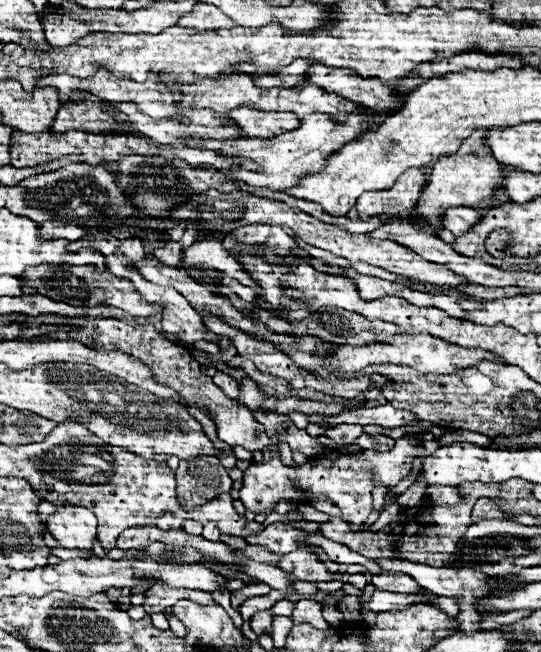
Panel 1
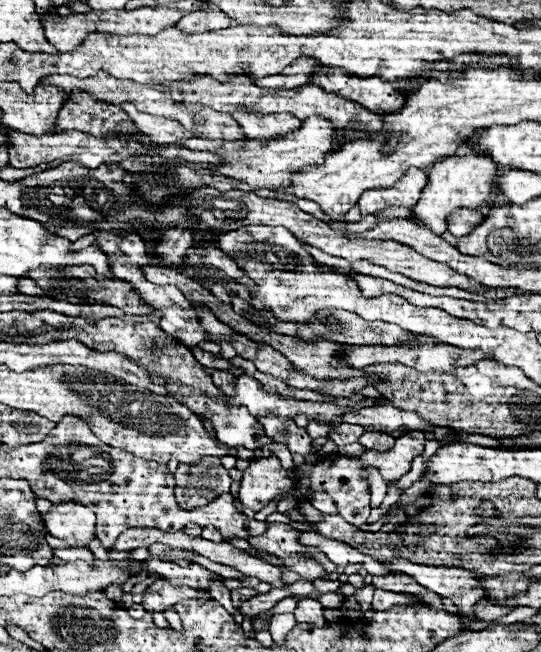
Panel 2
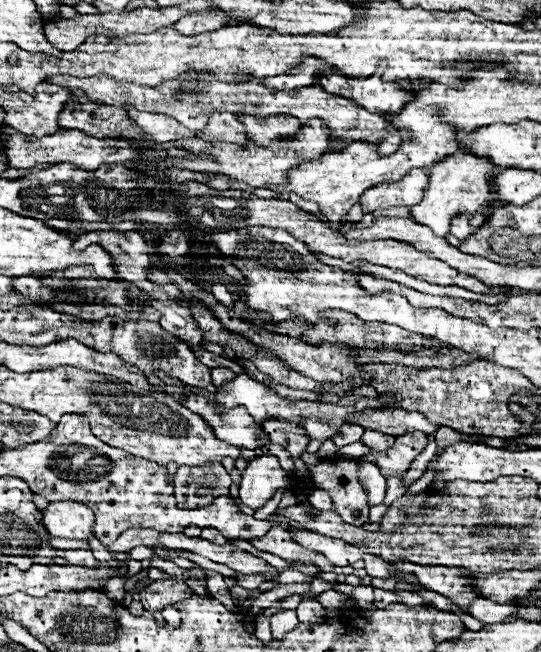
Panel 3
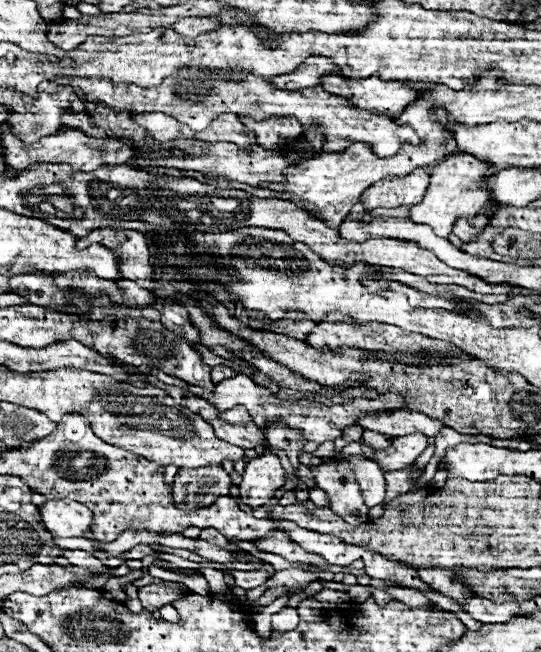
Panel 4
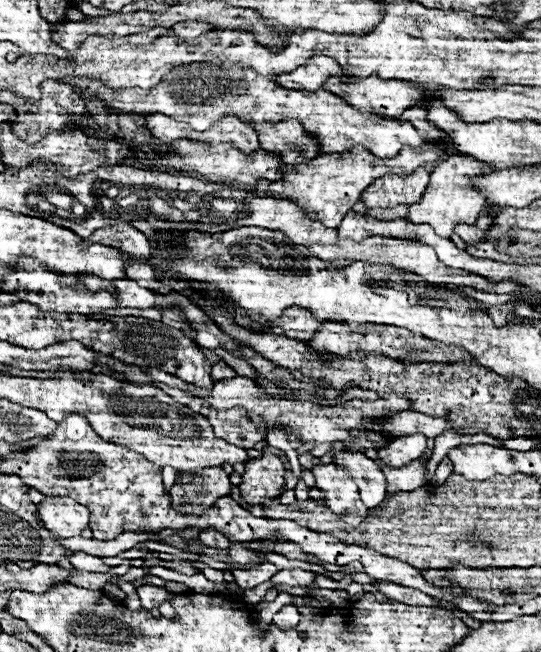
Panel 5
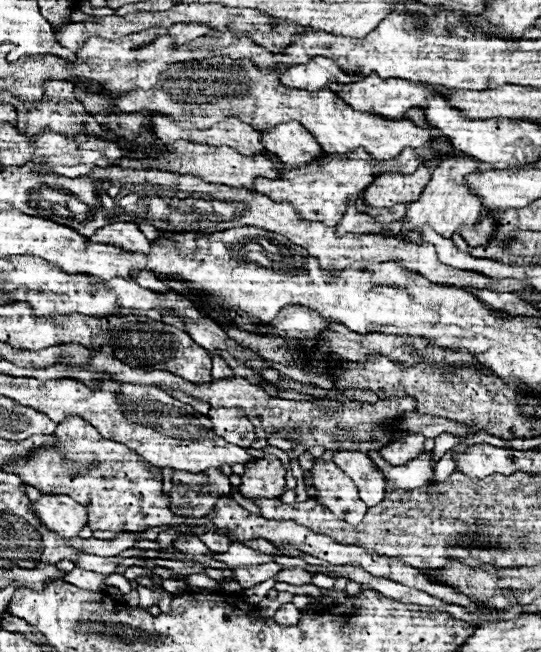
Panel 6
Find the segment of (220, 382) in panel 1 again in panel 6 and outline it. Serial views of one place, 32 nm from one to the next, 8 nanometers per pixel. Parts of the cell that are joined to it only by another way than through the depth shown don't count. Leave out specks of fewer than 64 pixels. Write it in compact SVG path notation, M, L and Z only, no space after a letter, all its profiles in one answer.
M214 356L214 360L212 360L212 378L214 380L222 380L222 378L234 378L234 372L232 372L232 368L220 358L220 356Z

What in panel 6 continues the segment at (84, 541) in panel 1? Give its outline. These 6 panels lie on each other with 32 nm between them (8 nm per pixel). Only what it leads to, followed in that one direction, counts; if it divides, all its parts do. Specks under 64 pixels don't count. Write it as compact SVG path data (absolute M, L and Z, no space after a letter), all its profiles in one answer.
M44 494L38 502L34 502L34 512L48 530L60 536L78 536L88 524L86 508L70 496Z

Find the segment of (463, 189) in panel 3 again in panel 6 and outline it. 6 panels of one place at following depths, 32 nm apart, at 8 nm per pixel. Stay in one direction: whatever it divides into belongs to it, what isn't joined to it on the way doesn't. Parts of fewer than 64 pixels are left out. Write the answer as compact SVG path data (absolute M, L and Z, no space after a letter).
M450 156L440 162L440 166L434 168L432 180L428 182L428 188L424 188L420 200L416 204L408 204L408 212L404 218L404 226L408 228L418 228L420 224L428 224L434 228L440 236L450 238L458 228L468 226L472 228L478 222L480 210L482 210L482 200L478 194L466 188L466 176L474 172L482 172L482 164L474 158L464 158L464 156Z

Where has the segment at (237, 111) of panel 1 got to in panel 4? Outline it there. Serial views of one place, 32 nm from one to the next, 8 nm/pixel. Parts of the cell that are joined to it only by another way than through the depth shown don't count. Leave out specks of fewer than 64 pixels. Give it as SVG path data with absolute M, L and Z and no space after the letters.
M242 116L240 120L256 136L256 144L262 148L272 148L274 144L290 144L302 132L302 124L296 118L288 118L288 116L268 118L260 122L256 122L254 118Z

